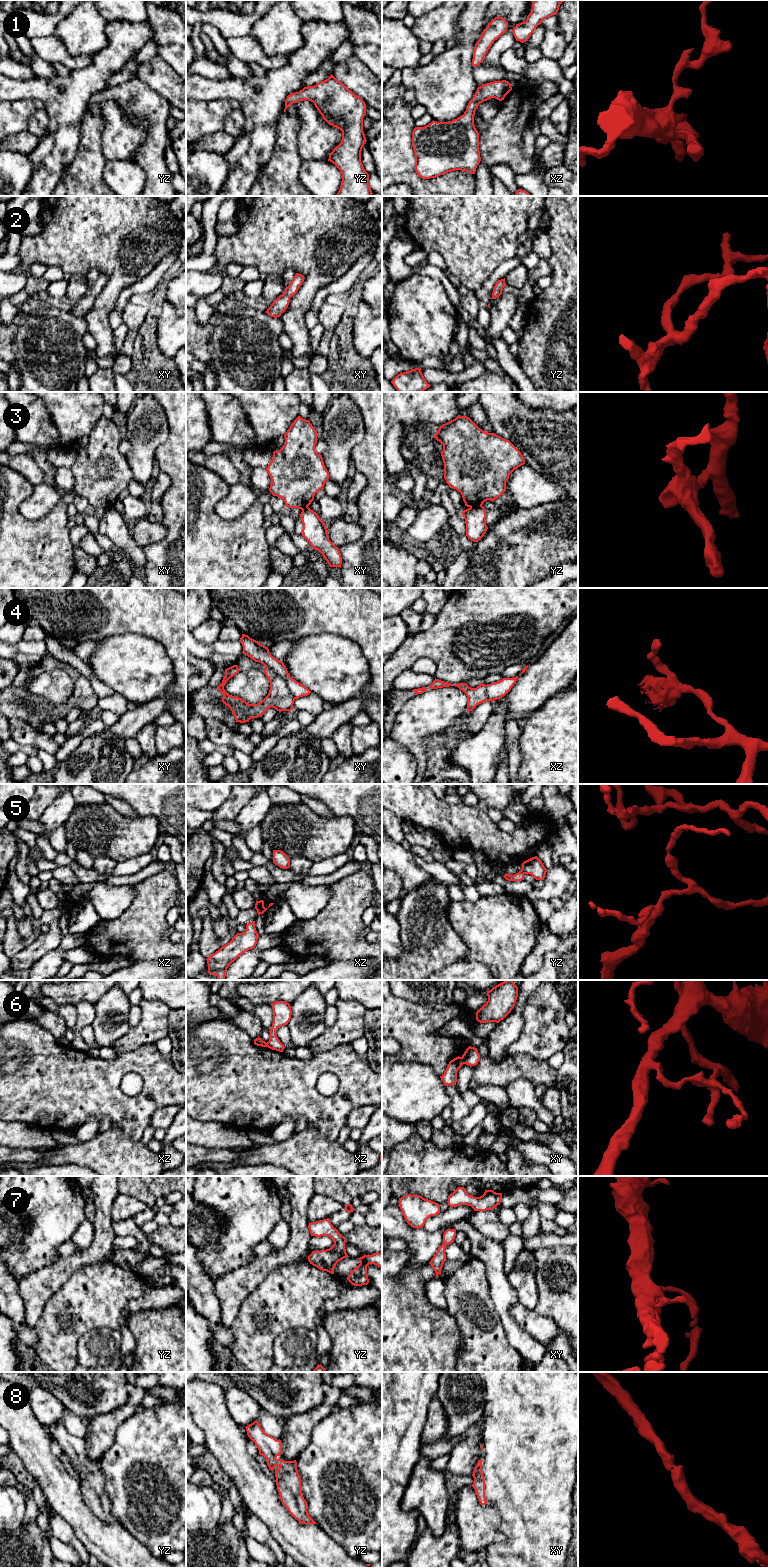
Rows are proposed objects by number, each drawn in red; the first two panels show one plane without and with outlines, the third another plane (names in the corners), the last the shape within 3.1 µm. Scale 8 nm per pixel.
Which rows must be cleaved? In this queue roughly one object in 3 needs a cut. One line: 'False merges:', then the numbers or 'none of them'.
False merges: 3, 4, 6

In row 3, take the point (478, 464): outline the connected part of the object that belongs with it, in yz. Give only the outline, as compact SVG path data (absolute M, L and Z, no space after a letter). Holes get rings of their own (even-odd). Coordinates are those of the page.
M459 415L443 424L433 438L443 445L440 453L444 479L450 488L461 493L467 507L482 506L485 501L500 497L510 474L525 464L523 455L509 440L483 431L467 416Z

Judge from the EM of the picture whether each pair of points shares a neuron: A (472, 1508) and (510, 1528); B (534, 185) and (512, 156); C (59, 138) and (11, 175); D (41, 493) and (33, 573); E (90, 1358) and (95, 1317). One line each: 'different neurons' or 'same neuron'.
A: different neurons
B: different neurons
C: different neurons
D: different neurons
E: different neurons

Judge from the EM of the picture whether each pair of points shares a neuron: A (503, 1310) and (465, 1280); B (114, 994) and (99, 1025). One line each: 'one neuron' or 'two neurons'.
A: two neurons
B: one neuron

